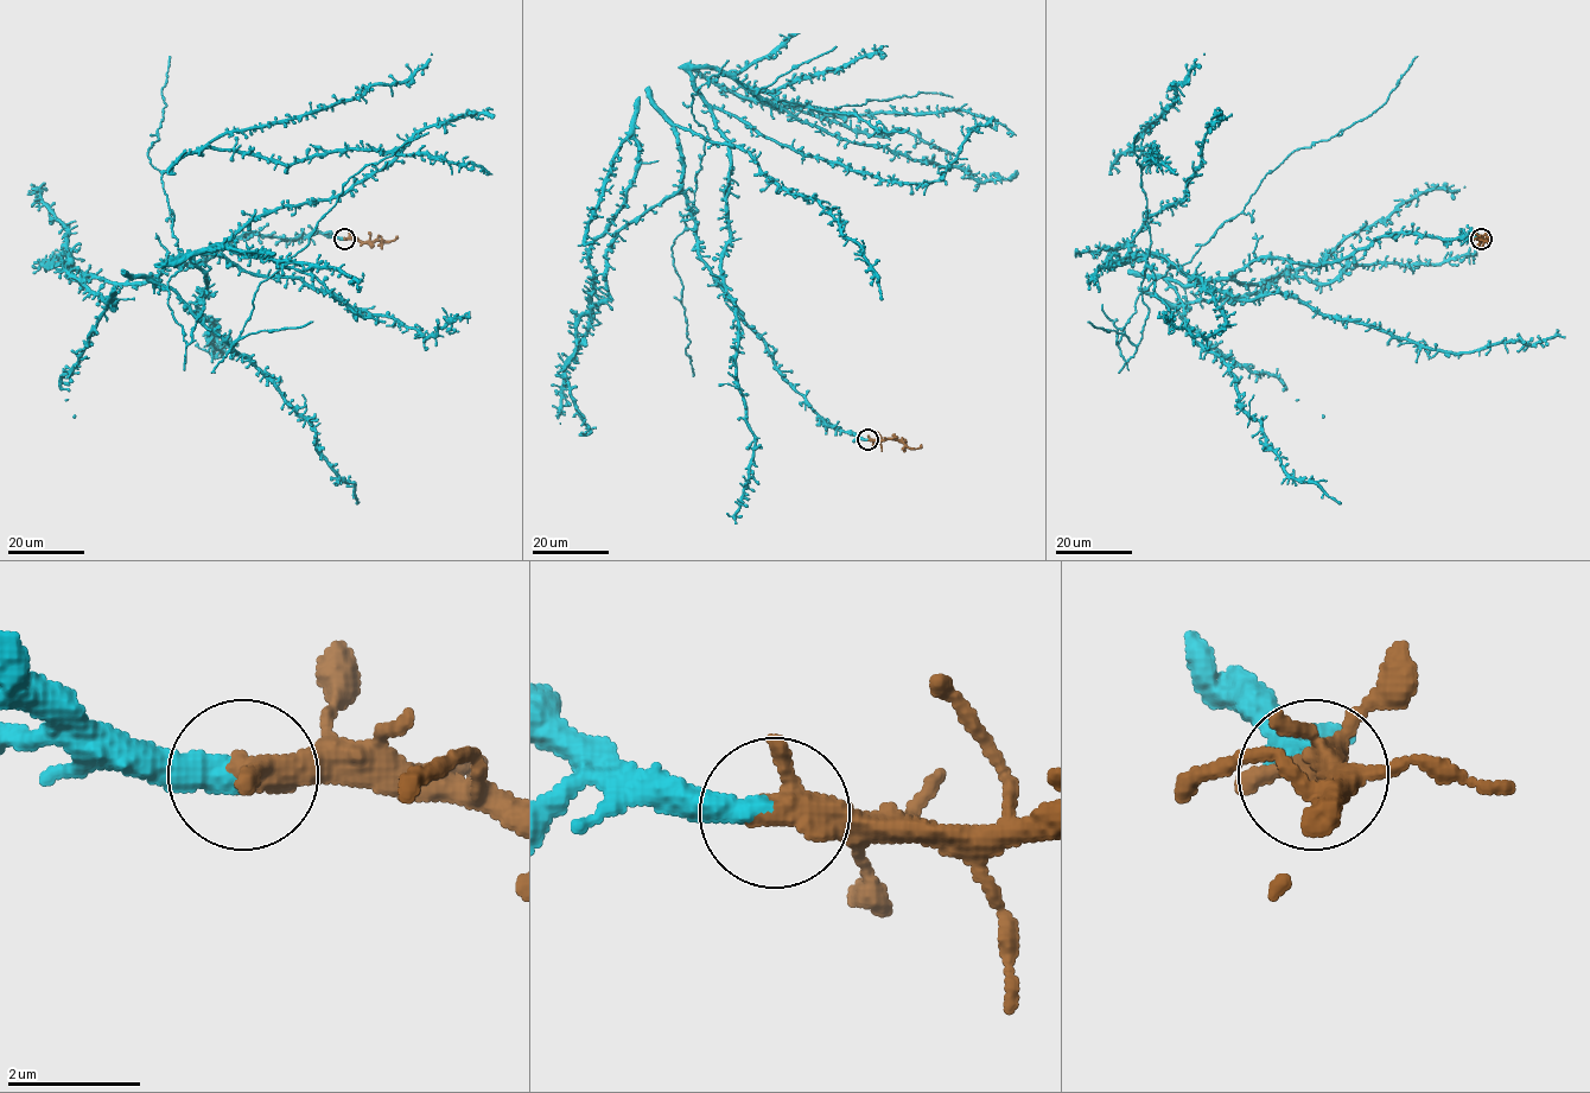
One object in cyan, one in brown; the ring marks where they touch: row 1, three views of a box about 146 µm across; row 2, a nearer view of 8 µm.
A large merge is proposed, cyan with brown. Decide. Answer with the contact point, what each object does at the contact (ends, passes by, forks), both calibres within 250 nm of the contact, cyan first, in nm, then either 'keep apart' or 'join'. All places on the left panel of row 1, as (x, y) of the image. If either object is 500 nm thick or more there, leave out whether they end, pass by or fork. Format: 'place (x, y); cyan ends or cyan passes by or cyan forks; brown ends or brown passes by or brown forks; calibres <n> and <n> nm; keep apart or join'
place (344, 239); cyan ends; brown passes by; calibres 460 and 400 nm; join

